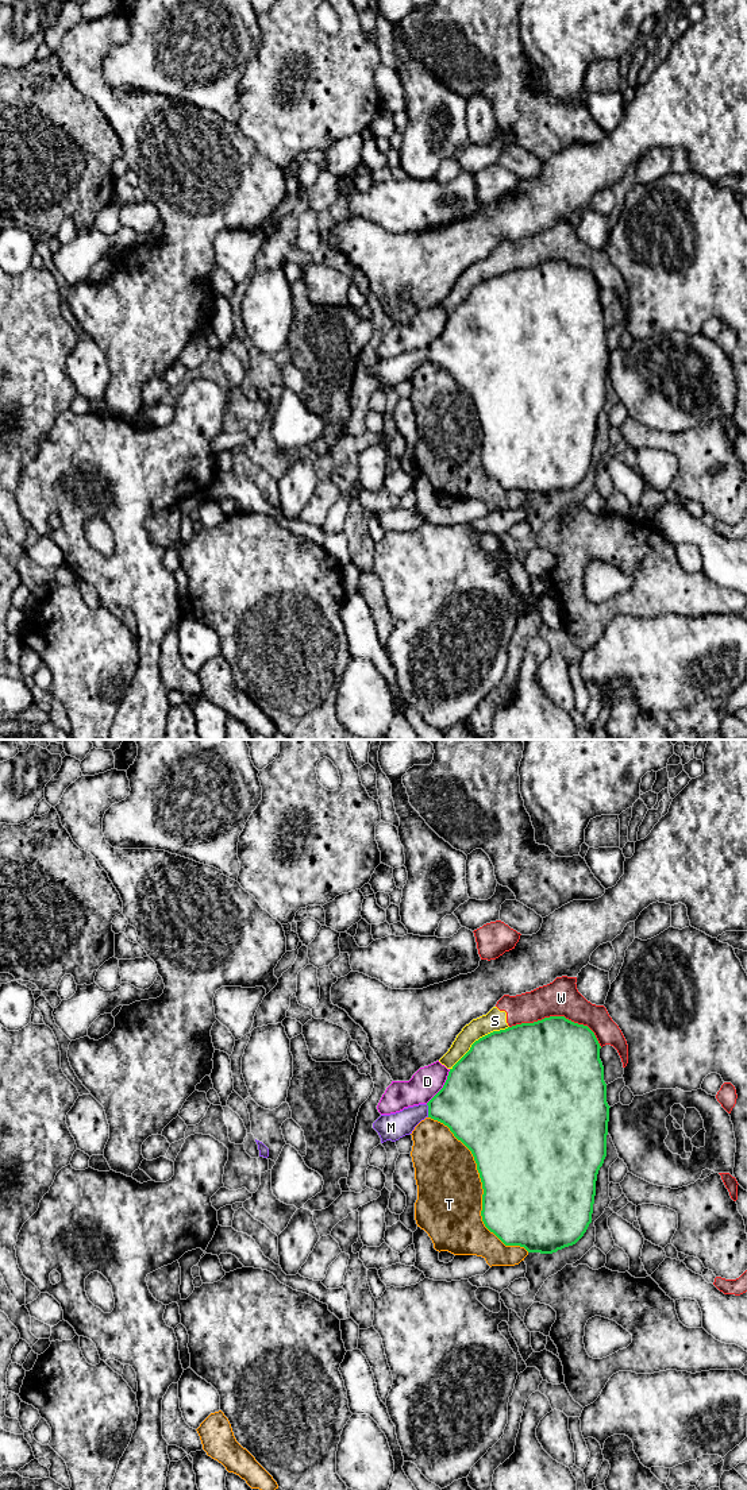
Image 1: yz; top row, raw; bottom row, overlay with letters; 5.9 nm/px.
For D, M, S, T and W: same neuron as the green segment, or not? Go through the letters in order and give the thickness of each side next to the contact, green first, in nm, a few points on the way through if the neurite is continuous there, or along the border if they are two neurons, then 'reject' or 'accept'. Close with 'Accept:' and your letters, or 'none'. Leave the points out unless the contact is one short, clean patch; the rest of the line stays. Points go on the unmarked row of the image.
D: 500/180 nm | along yz (450, 313), (445, 328), (426, 347) | reject
M: 380/160 nm | across yz (469, 348), (447, 350), (428, 355), (418, 356), (391, 371) | accept
S: 500/130 nm | reject
T: 500/380 nm | reject
W: 500/220 nm | reject
Accept: M

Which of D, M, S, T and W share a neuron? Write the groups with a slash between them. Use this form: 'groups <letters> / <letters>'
groups D / M / S W / T

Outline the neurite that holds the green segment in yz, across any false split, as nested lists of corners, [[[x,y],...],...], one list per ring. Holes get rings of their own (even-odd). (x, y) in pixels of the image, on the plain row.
[[[550,260],[534,267],[521,267],[505,274],[493,275],[471,289],[470,294],[450,313],[443,332],[427,348],[408,351],[390,359],[381,359],[373,367],[373,372],[378,377],[381,387],[384,387],[386,385],[396,386],[412,378],[415,371],[426,362],[447,370],[454,381],[471,395],[477,408],[484,433],[481,460],[485,471],[505,490],[520,490],[528,497],[557,497],[558,494],[575,489],[592,467],[597,418],[607,401],[611,351],[607,347],[607,328],[604,325],[600,293],[601,290],[594,277],[588,270],[574,267],[565,260]]]

